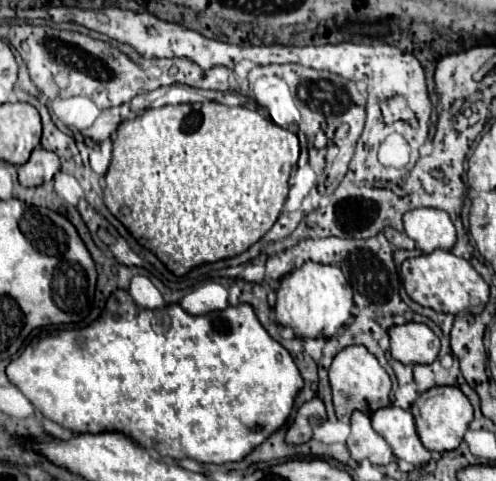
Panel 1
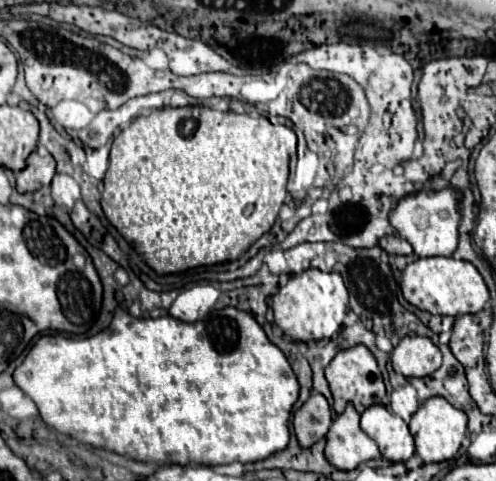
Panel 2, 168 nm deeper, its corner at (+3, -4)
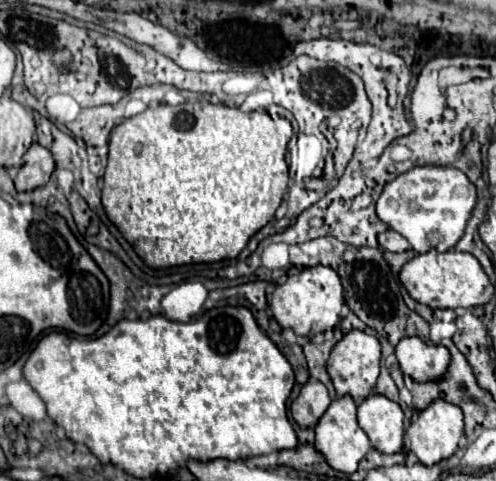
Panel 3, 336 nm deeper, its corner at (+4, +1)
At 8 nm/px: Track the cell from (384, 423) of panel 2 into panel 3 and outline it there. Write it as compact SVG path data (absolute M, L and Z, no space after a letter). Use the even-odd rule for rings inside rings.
M369 394L357 408L359 426L375 450L395 454L403 448L403 410L383 394Z

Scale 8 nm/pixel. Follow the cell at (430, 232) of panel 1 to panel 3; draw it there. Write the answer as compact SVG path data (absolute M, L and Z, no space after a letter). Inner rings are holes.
M415 166L385 184L377 200L377 216L391 230L399 232L415 252L425 254L431 248L445 252L461 240L467 220L477 204L475 184L455 166Z

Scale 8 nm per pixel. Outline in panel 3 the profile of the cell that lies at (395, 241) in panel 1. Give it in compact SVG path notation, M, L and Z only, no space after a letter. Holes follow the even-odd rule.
M387 230L379 236L379 246L383 250L389 250L389 252L405 252L409 248L409 242L395 230Z

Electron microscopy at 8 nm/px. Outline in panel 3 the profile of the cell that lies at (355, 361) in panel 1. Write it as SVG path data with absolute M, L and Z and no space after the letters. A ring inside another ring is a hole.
M351 330L347 332L331 350L331 356L327 360L327 372L333 380L337 396L349 394L355 404L361 404L369 394L375 392L375 382L379 376L379 366L381 366L381 344L375 336L369 336L361 330Z

